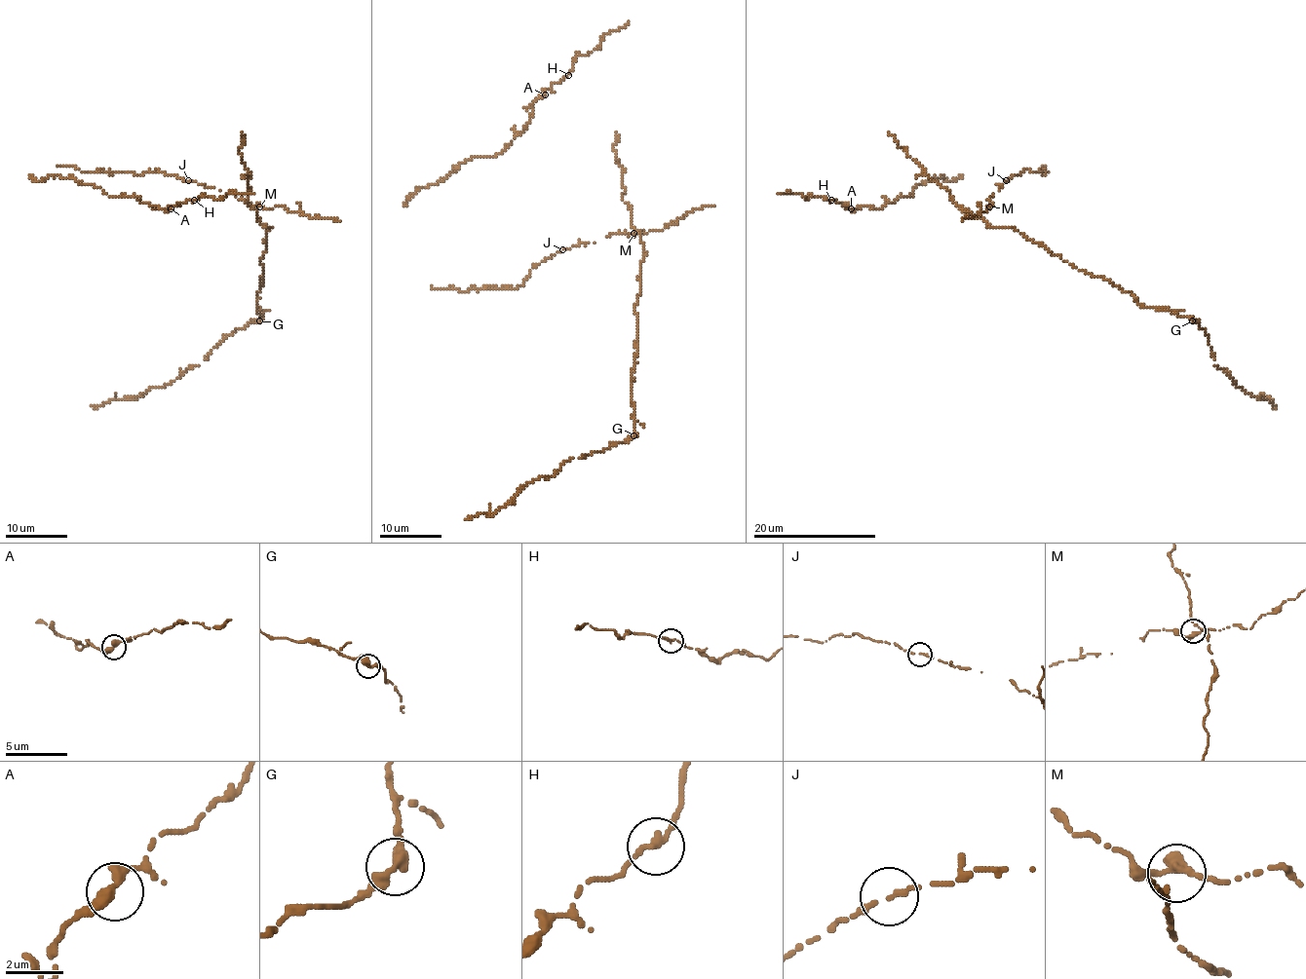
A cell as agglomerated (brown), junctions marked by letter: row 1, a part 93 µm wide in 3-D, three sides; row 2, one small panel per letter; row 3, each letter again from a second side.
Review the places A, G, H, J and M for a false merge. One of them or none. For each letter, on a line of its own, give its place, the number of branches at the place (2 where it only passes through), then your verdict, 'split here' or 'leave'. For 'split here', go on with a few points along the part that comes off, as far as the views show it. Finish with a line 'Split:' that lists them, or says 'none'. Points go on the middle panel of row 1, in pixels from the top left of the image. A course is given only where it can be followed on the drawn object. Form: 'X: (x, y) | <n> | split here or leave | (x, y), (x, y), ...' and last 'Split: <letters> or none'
A: (545, 94) | 2 | leave
G: (633, 435) | 2 | leave
H: (568, 75) | 2 | leave
J: (562, 249) | 1 | leave
M: (633, 233) | 2 | leave
Split: none

